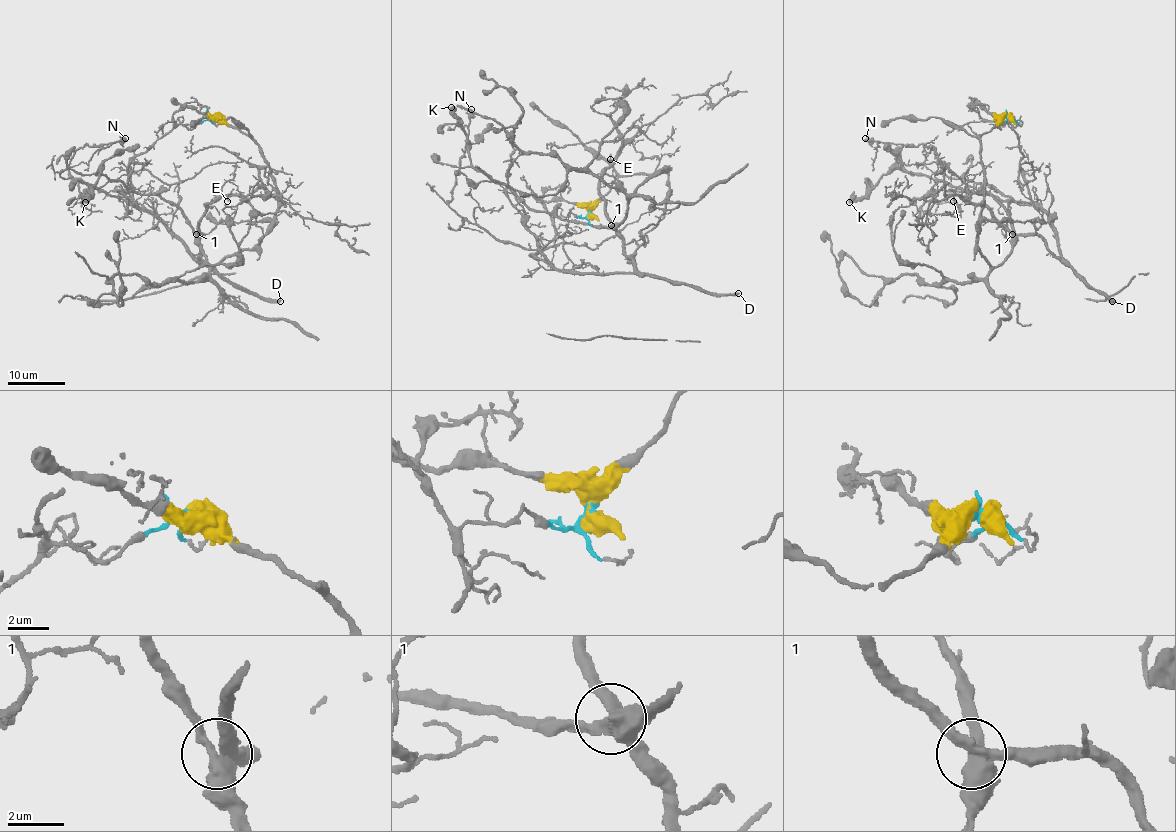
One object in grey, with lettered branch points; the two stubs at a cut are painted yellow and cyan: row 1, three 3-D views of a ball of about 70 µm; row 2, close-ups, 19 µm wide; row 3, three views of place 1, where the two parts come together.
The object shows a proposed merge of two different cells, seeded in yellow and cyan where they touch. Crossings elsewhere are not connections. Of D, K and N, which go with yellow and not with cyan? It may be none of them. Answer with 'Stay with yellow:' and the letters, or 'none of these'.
Stay with yellow: K

